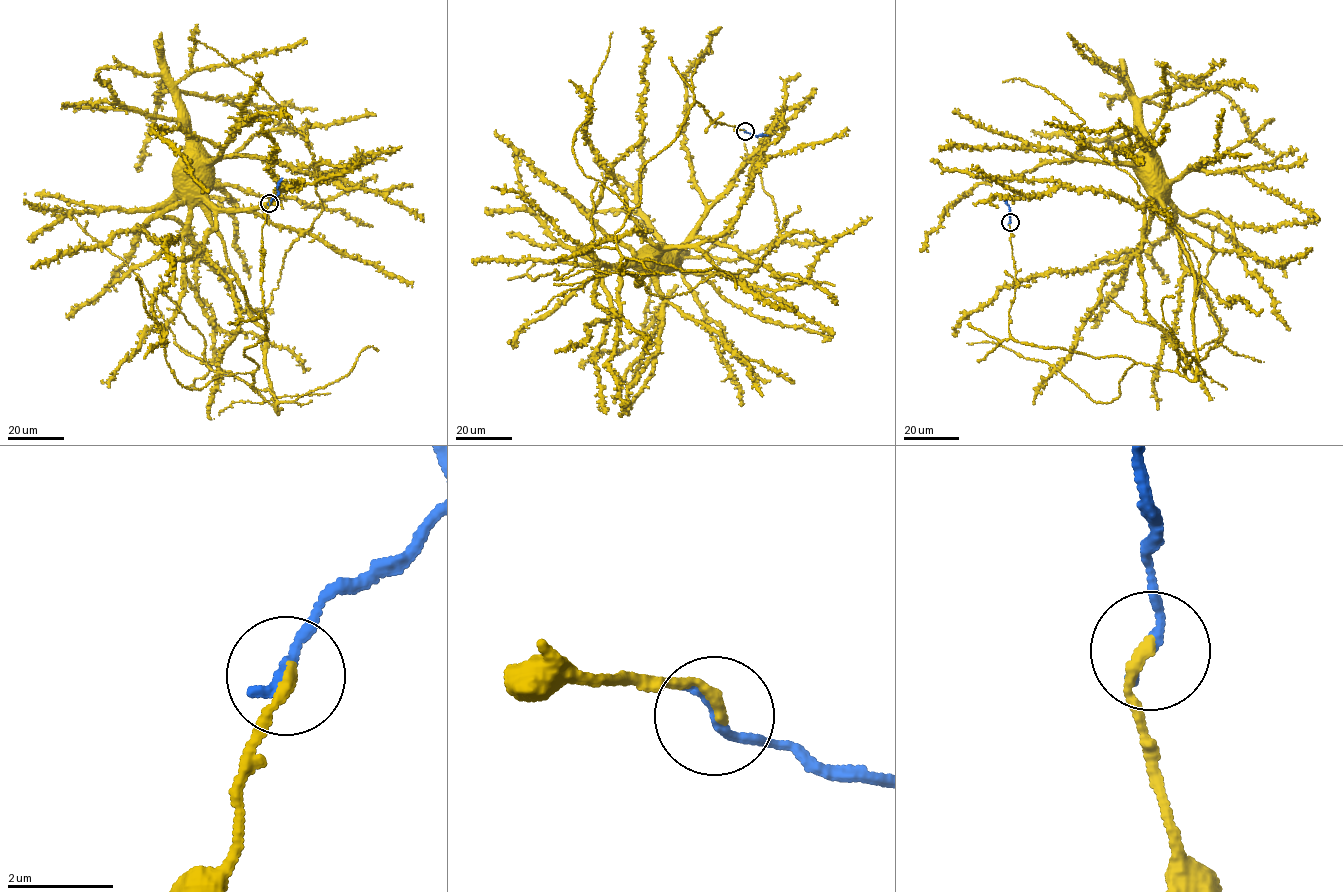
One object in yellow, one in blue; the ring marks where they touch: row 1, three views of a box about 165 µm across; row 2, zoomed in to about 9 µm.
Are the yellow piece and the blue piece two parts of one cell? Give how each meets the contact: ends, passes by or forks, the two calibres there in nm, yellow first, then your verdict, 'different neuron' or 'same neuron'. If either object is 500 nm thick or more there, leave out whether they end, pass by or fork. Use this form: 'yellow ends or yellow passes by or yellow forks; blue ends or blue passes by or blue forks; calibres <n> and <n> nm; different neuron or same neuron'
yellow ends; blue ends; calibres 220 and 240 nm; same neuron

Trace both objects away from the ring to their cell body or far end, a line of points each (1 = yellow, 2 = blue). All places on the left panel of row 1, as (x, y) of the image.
1: (270, 203), (267, 338), (244, 350), (259, 395), (219, 371), (239, 310), (205, 247), (215, 213), (195, 160)
2: (270, 203), (278, 194), (278, 185), (282, 178)

